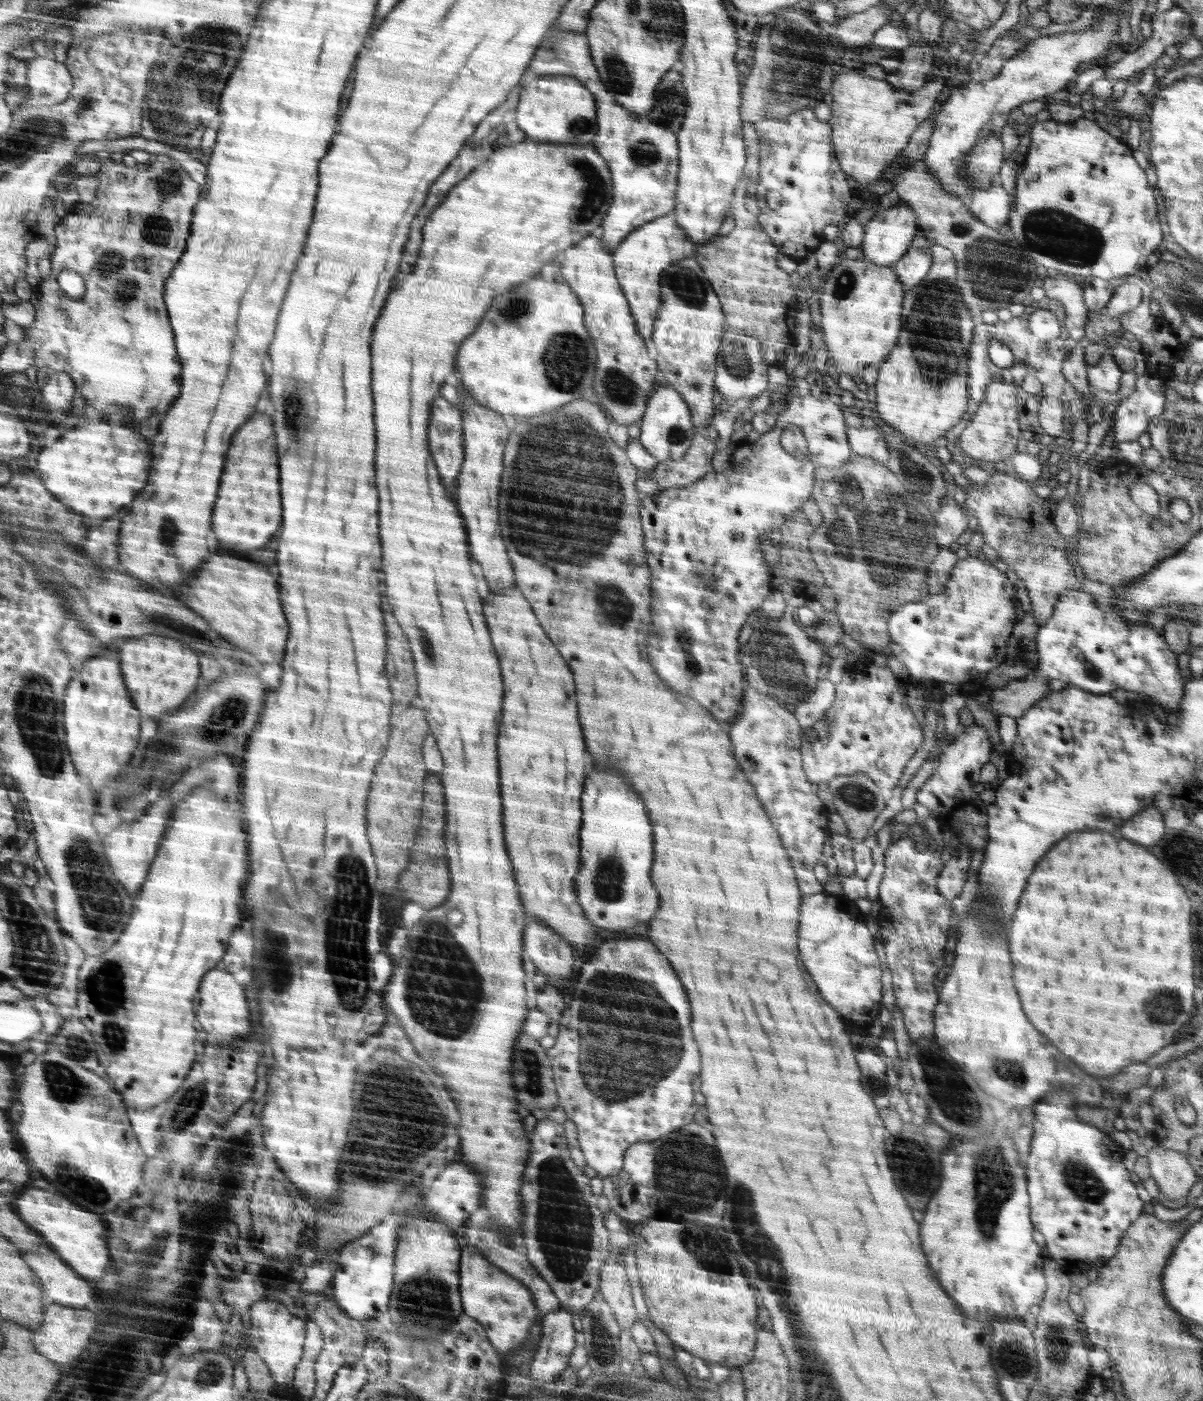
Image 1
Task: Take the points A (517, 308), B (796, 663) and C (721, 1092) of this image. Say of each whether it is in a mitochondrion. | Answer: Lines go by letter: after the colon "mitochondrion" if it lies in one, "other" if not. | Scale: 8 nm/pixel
A: mitochondrion
B: mitochondrion
C: other

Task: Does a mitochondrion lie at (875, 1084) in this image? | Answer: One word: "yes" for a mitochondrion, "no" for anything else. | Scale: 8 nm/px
yes

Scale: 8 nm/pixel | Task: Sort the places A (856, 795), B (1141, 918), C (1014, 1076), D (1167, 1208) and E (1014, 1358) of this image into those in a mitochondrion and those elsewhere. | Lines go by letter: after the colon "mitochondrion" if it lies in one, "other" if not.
A: mitochondrion
B: other
C: mitochondrion
D: other
E: mitochondrion

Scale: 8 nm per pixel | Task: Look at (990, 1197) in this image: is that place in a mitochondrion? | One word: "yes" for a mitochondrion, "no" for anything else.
yes

